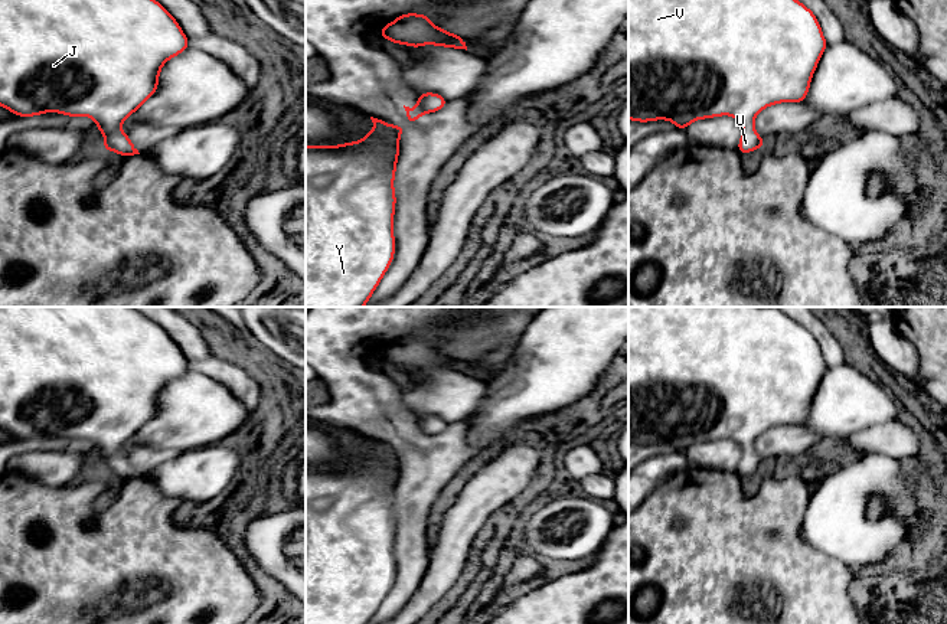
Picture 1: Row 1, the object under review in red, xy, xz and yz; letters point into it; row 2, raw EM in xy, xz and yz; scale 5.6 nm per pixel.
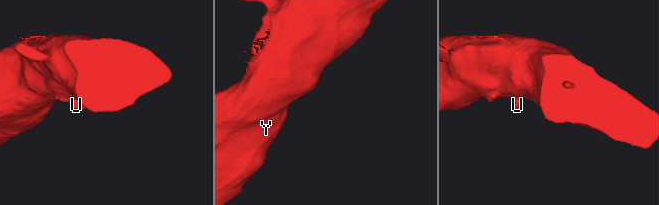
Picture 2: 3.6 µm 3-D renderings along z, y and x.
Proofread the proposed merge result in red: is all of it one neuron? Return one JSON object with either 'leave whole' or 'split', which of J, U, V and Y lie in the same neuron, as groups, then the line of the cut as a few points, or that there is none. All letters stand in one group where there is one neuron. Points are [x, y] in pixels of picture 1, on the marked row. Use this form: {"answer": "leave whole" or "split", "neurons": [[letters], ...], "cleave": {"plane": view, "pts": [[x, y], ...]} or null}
{"answer": "leave whole", "neurons": [["J", "U", "V", "Y"]], "cleave": null}

